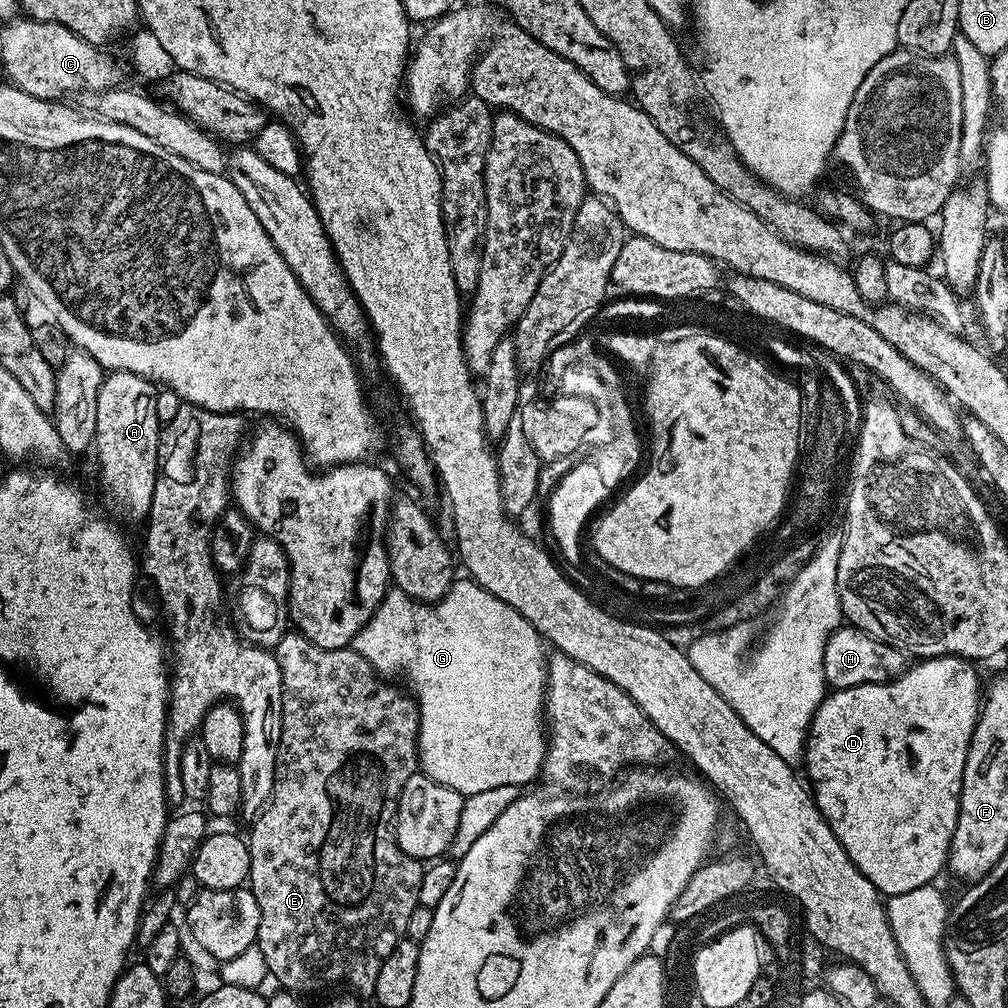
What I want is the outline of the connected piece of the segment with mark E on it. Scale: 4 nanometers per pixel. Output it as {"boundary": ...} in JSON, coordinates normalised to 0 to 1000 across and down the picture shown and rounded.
{"boundary":[[[287,625],[282,628],[282,632],[276,636],[273,641],[274,656],[280,665],[280,704],[279,704],[279,732],[278,743],[275,746],[275,762],[274,771],[272,772],[271,787],[268,788],[266,797],[259,803],[256,809],[249,815],[250,826],[244,829],[245,839],[247,843],[248,859],[245,876],[248,878],[252,891],[256,895],[256,927],[254,928],[253,939],[260,942],[260,950],[264,950],[264,958],[266,959],[267,969],[272,973],[275,972],[279,981],[285,981],[293,986],[301,986],[300,984],[317,984],[320,980],[333,980],[336,976],[342,976],[342,981],[348,982],[354,989],[365,990],[372,989],[373,975],[375,974],[375,962],[379,962],[379,954],[383,954],[383,950],[387,950],[387,942],[391,942],[391,938],[395,938],[395,935],[402,932],[401,924],[403,923],[403,915],[407,915],[407,907],[411,907],[413,898],[416,897],[415,883],[419,879],[419,867],[422,858],[416,853],[412,853],[407,847],[403,847],[395,839],[393,834],[393,801],[397,795],[399,788],[399,780],[403,780],[403,776],[407,771],[414,769],[415,766],[415,739],[413,730],[417,727],[417,702],[413,699],[412,693],[400,682],[392,683],[392,678],[386,677],[382,672],[378,671],[369,658],[363,653],[359,653],[359,649],[355,649],[352,643],[346,641],[344,643],[336,643],[335,645],[323,645],[319,641],[312,641],[312,637],[308,637],[308,633],[304,633],[296,626]]]}

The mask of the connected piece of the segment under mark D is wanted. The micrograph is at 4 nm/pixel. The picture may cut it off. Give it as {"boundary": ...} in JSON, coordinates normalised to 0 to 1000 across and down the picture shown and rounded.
{"boundary":[[[926,651],[914,654],[902,662],[889,675],[882,679],[852,679],[846,683],[831,683],[822,686],[808,708],[806,718],[802,722],[802,735],[798,738],[797,761],[802,761],[801,773],[804,785],[810,791],[810,799],[819,812],[823,823],[827,823],[827,831],[835,835],[843,855],[851,859],[851,863],[878,890],[897,887],[925,877],[928,869],[938,864],[940,856],[942,835],[946,831],[946,819],[950,819],[950,804],[952,803],[952,785],[954,784],[954,768],[958,760],[958,748],[962,740],[962,732],[968,723],[968,714],[972,711],[974,701],[974,675],[968,668],[969,660],[953,651]]]}

